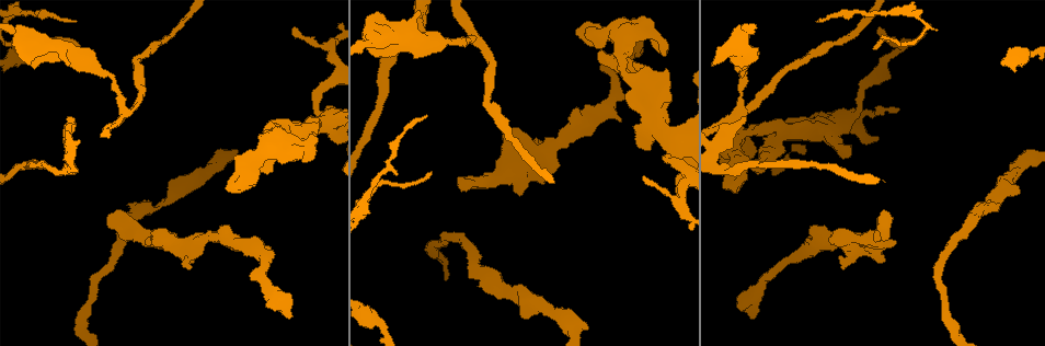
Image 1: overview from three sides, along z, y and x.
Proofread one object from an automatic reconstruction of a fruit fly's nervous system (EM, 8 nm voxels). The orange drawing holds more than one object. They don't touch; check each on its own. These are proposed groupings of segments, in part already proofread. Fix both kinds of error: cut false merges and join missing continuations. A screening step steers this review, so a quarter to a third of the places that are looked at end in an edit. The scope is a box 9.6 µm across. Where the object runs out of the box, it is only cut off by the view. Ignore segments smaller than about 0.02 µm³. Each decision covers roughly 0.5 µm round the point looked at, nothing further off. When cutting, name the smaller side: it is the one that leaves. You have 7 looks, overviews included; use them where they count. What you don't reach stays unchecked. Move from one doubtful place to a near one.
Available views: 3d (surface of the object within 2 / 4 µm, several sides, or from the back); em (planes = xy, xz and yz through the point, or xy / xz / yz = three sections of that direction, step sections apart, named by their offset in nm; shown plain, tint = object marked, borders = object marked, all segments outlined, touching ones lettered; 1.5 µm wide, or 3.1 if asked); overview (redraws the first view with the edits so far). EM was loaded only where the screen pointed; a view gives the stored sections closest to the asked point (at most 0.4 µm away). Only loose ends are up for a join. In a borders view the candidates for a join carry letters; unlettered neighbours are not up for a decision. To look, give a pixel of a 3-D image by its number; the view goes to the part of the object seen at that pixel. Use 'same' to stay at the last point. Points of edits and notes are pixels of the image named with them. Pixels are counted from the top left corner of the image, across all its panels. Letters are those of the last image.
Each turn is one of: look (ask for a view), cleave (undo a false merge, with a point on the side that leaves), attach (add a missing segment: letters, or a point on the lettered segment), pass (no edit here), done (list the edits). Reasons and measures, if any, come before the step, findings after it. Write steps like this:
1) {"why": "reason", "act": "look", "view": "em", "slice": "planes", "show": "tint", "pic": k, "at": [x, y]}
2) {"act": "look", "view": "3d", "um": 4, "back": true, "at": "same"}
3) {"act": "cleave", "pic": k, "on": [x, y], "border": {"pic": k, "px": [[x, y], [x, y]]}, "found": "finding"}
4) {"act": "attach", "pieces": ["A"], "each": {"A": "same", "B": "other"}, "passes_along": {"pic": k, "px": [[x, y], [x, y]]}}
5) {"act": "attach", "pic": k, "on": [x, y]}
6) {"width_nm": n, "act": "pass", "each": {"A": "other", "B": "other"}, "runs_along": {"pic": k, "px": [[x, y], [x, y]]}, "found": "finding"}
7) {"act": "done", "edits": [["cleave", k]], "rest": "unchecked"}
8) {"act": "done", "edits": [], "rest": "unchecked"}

{"why": "an open end", "act": "look", "view": "em", "slice": "xz", "step": 8, "show": "borders", "pic": 1, "at": [576, 30]}

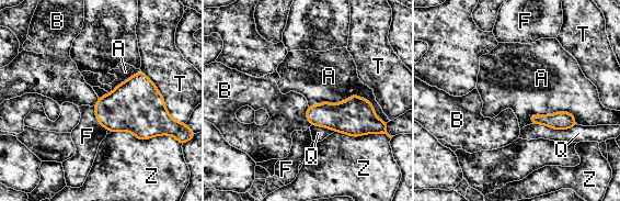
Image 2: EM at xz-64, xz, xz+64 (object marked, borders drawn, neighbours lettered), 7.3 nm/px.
{"why": "cut it another way", "act": "look", "view": "em", "slice": "planes", "show": "borders", "at": "same"}

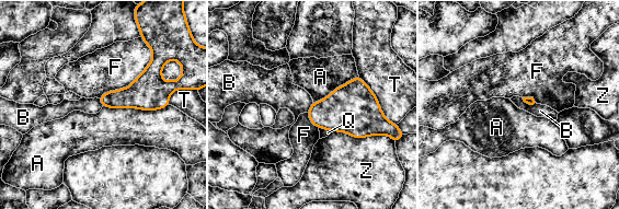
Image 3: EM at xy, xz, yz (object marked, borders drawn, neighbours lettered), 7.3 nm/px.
{"act": "pass", "each": {"A": "other", "B": "other", "F": "other", "Q": "other", "T": "other", "Z": "other"}, "found": "no lettered segment goes on from it"}

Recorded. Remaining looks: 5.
{"why": "branch stops here", "act": "look", "view": "3d", "um": 4, "back": true, "pic": 1, "at": [640, 50]}

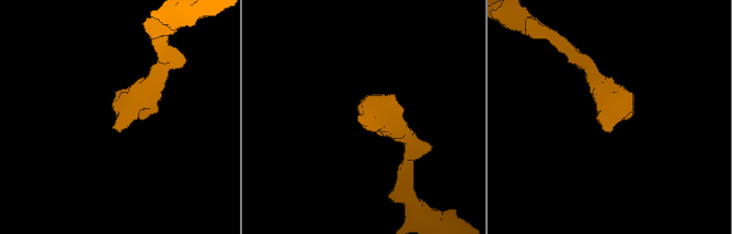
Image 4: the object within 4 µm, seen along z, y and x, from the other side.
{"act": "look", "view": "em", "slice": "planes", "show": "borders", "pic": 4, "at": [118, 130]}

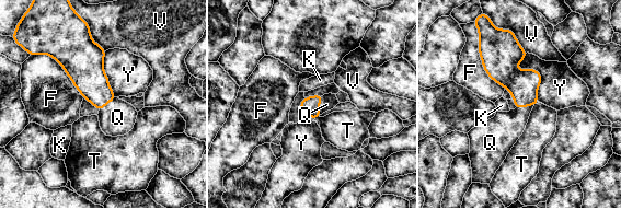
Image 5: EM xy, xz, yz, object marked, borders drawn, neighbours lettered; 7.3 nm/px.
{"act": "attach", "pic": 5, "on": [329, 101], "each": {"F": "other", "K": "other", "Q": "same", "T": "other", "V": "other", "Y": "other"}, "passes_along": {"pic": 5, "px": [[309, 106], [319, 104], [329, 101]]}, "found": "it goes on there"}

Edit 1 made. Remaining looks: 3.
{"act": "done", "edits": [["attach", 5]], "rest": "unchecked"}

